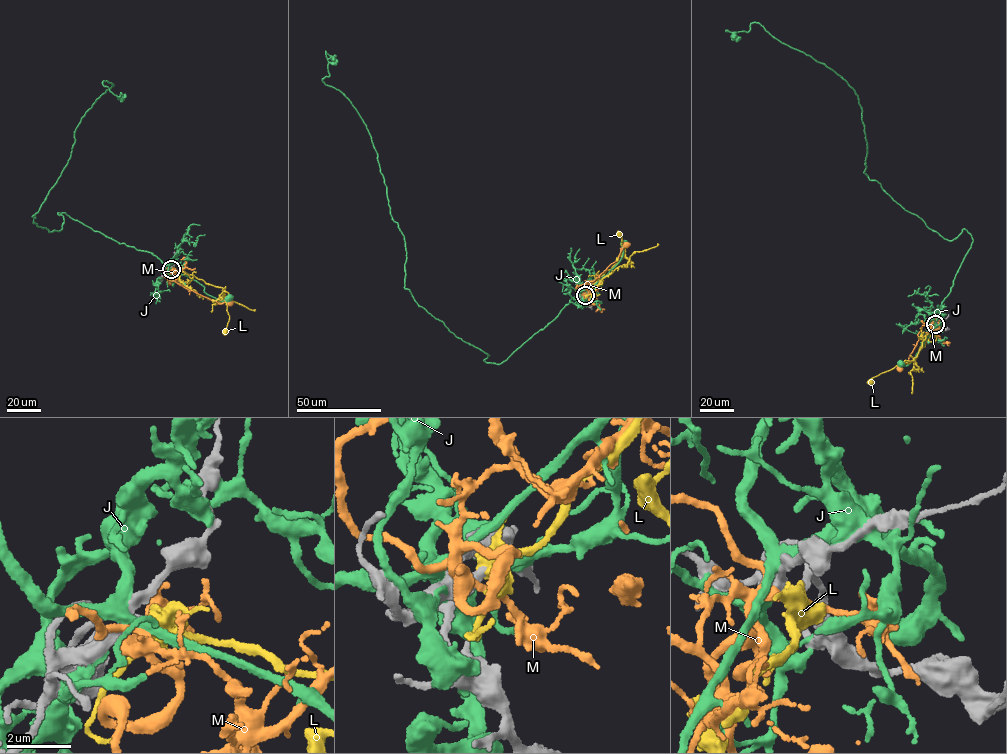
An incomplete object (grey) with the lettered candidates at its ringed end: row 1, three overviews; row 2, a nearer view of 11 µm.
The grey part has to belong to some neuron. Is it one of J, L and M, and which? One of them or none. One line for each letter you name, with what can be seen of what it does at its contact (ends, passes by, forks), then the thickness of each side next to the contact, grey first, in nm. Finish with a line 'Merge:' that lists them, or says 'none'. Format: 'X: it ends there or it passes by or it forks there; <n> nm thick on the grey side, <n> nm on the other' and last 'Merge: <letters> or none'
L: it forks there; 200 nm thick on the grey side, 480 nm on the other
Merge: L

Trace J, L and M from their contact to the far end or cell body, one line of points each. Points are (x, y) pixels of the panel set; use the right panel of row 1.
J: (935, 322), (910, 363), (904, 366), (901, 363)
L: (935, 324), (913, 359), (899, 363), (870, 381)
M: (935, 323), (929, 326), (922, 321), (924, 323), (916, 345), (908, 360), (899, 368)

